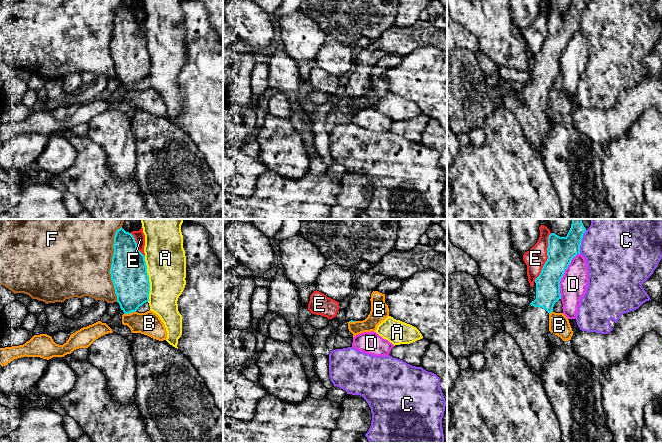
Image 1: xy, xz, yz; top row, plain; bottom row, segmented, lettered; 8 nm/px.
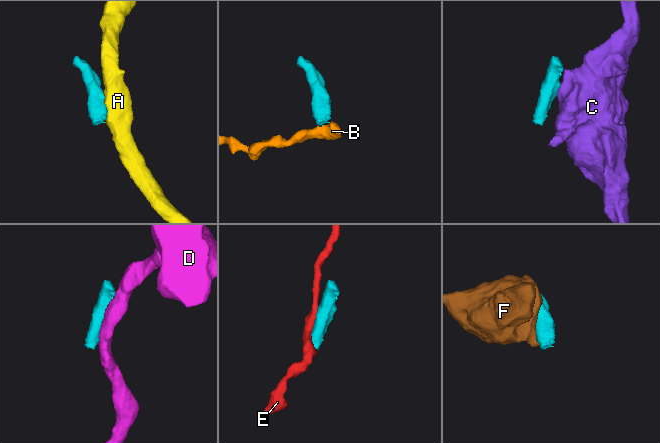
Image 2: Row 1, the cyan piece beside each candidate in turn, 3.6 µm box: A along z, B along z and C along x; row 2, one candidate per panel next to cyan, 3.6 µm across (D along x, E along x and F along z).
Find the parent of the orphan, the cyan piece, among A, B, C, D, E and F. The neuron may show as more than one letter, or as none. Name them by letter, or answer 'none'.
none

